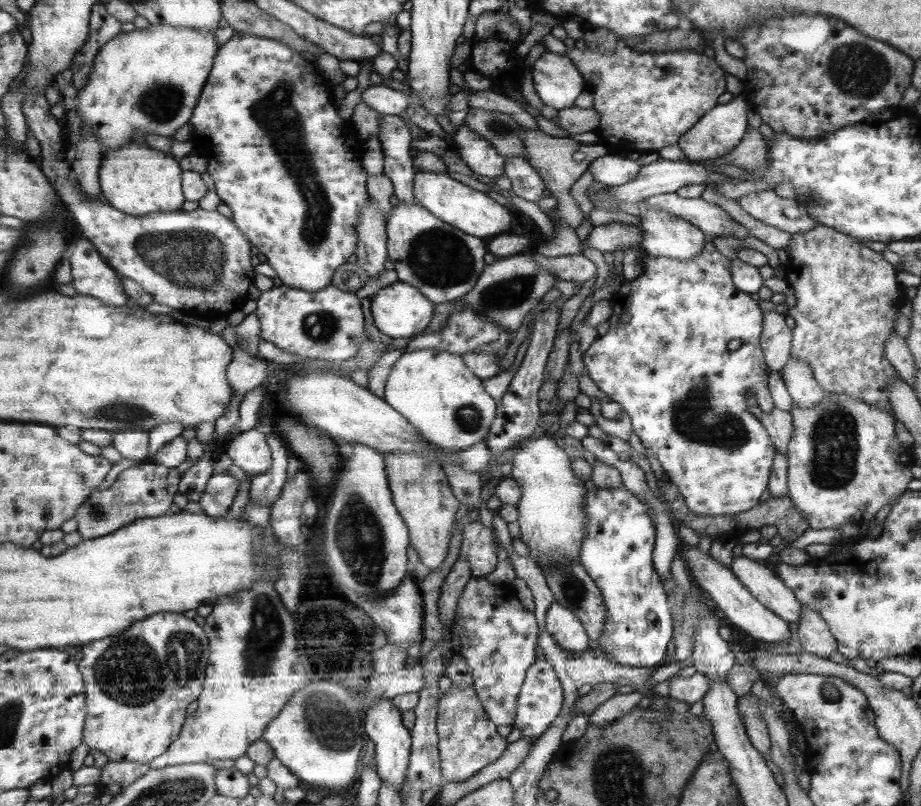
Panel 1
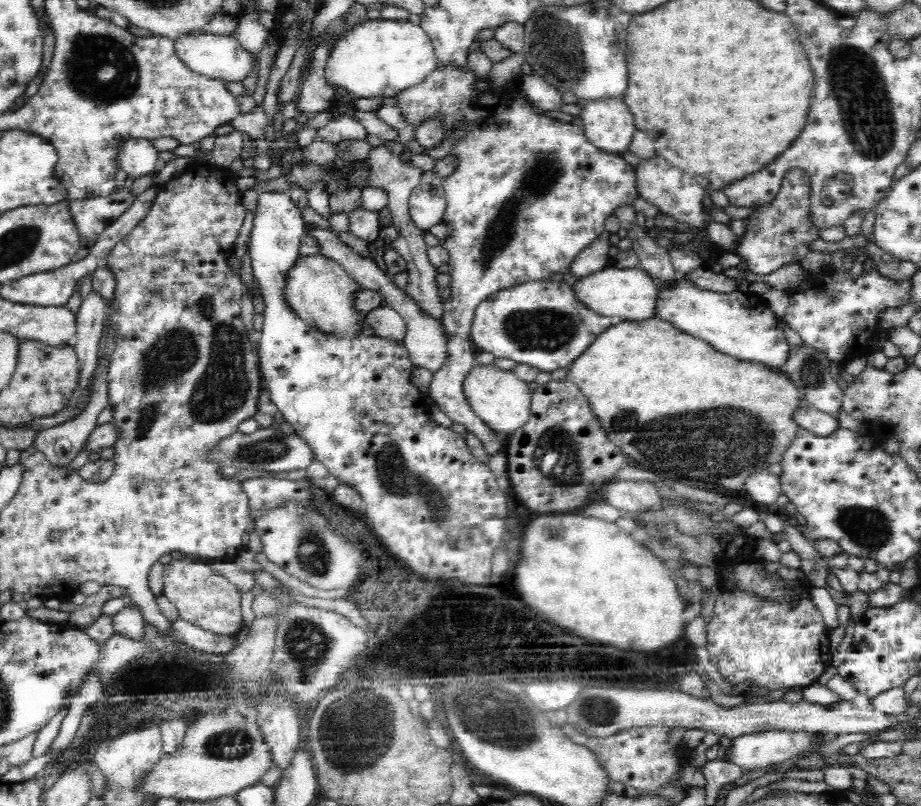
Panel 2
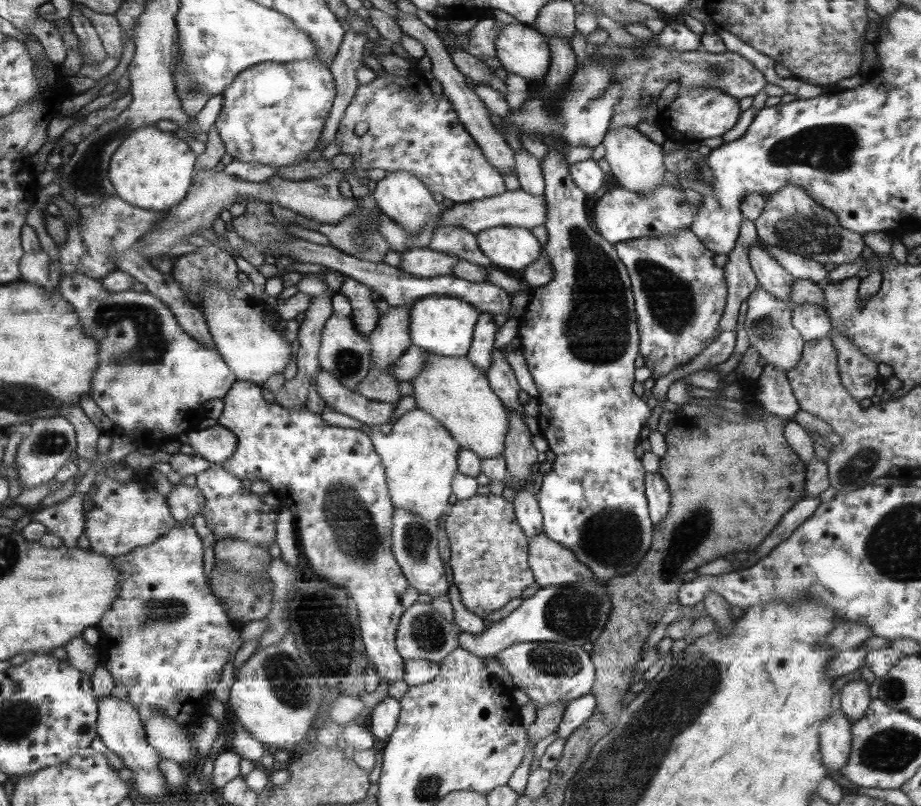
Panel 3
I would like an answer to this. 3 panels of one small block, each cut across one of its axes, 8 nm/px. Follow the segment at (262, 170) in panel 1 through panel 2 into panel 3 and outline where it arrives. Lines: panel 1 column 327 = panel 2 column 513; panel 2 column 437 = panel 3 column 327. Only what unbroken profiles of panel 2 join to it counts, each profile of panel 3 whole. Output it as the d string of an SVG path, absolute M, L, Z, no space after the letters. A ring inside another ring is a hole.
M294 60L294 62L260 63L242 71L222 94L222 110L214 127L224 142L226 153L233 160L256 161L265 165L289 166L309 158L322 140L333 100L337 96L332 70L320 60ZM320 368L317 373L316 389L326 406L334 411L360 420L366 426L376 427L388 424L393 417L397 404L378 402L359 397L348 389L332 373Z

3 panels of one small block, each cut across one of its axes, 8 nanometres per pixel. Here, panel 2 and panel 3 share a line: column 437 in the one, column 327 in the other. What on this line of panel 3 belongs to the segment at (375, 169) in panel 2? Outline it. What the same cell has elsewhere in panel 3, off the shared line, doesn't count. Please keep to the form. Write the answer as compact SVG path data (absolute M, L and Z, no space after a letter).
M321 271L317 276L314 275L314 273L306 274L297 284L300 292L304 292L304 294L313 297L310 307L308 307L308 310L305 310L305 316L302 323L300 323L298 333L295 334L298 335L298 341L300 341L301 345L298 350L298 355L296 356L298 359L298 374L293 380L286 381L284 385L282 385L282 389L275 394L277 404L289 410L299 410L299 408L306 407L311 385L310 381L317 376L320 370L319 351L321 349L321 335L326 321L333 315L330 287L324 282L324 278L322 278L324 274L327 274L327 272Z

